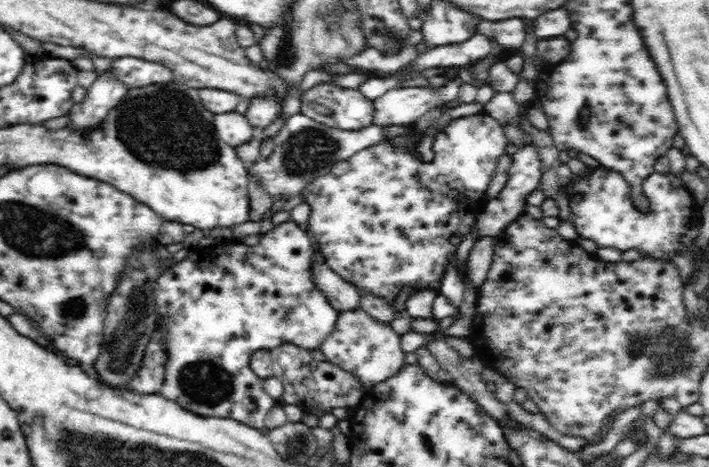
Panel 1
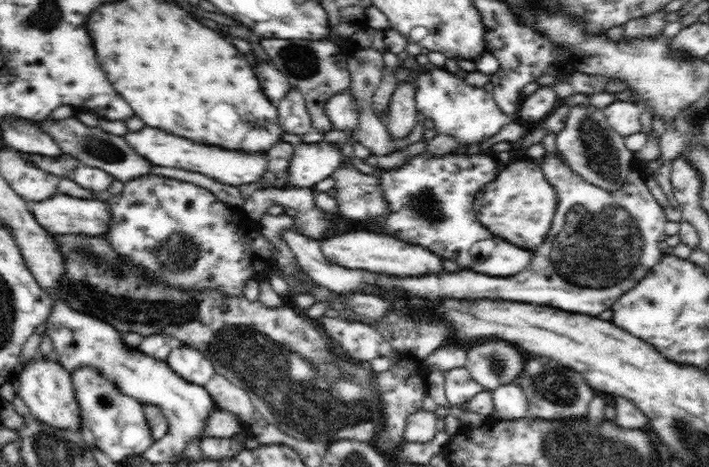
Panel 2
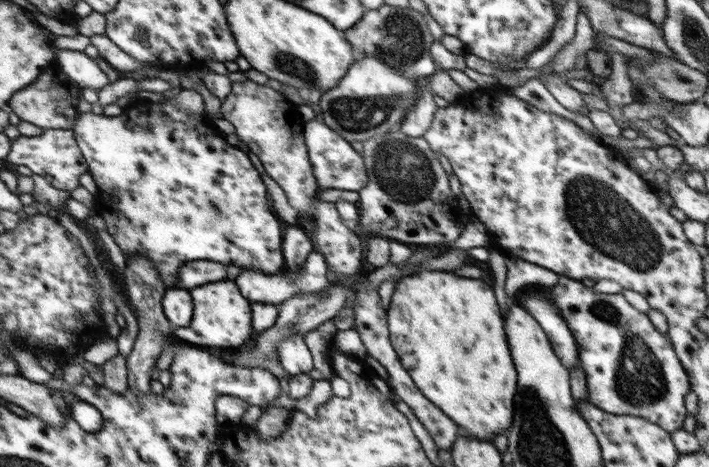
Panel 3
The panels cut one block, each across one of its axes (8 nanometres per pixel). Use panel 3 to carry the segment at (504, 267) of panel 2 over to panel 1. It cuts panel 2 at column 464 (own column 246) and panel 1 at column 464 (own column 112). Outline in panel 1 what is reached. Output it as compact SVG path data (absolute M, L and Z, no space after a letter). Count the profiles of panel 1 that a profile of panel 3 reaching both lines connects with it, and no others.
M485 111L478 114L464 114L464 118L453 120L447 128L440 130L434 136L434 144L432 151L436 158L430 163L422 162L420 157L416 155L415 148L417 144L410 146L393 146L391 142L380 142L379 145L370 147L365 150L360 150L346 161L338 162L331 170L330 174L316 178L310 185L306 186L303 192L300 192L303 202L311 206L309 220L306 224L312 228L314 238L318 239L320 244L320 252L323 253L325 263L346 282L353 284L360 294L373 294L383 298L389 305L392 305L400 294L400 290L404 286L412 286L414 290L420 288L435 288L440 289L442 278L444 278L444 270L446 270L446 262L452 254L456 254L463 239L469 234L470 228L477 224L477 216L482 212L487 199L485 198L486 190L490 186L492 176L494 176L498 161L502 154L505 154L509 141L506 139L503 126L500 125L494 118L486 114Z

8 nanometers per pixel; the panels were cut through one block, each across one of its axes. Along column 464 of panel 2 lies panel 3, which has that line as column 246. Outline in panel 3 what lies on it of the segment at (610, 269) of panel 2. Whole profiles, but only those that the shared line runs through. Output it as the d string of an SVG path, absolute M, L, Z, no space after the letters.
M312 252L308 255L304 266L297 272L286 272L286 274L276 274L276 276L268 276L268 274L260 274L260 272L244 272L236 278L236 284L242 292L244 298L248 298L250 302L264 302L264 304L281 305L284 301L291 299L300 293L320 293L322 294L332 285L328 280L327 272L329 266L324 253Z

